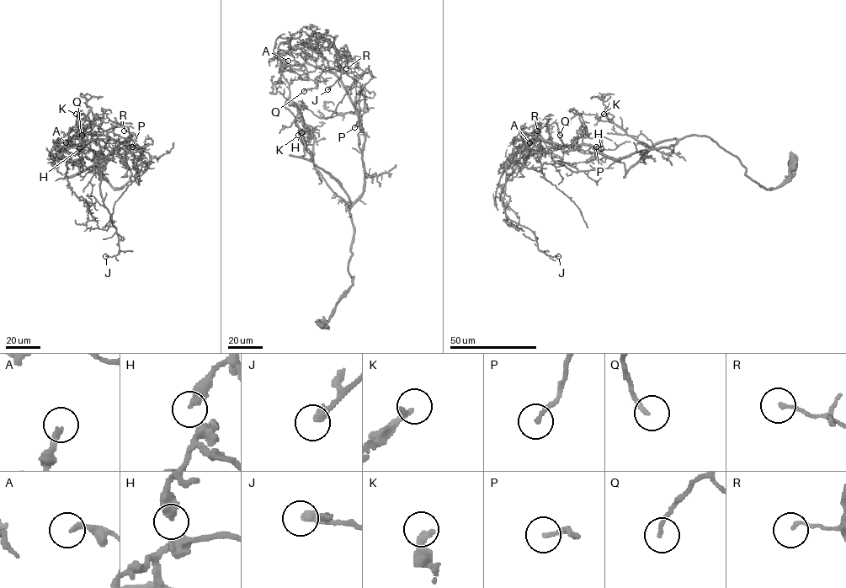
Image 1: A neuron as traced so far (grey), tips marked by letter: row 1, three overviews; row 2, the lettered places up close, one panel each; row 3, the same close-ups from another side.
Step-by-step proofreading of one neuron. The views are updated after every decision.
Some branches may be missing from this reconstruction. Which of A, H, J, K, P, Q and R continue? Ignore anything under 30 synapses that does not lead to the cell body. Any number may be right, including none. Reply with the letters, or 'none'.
J, K, Q

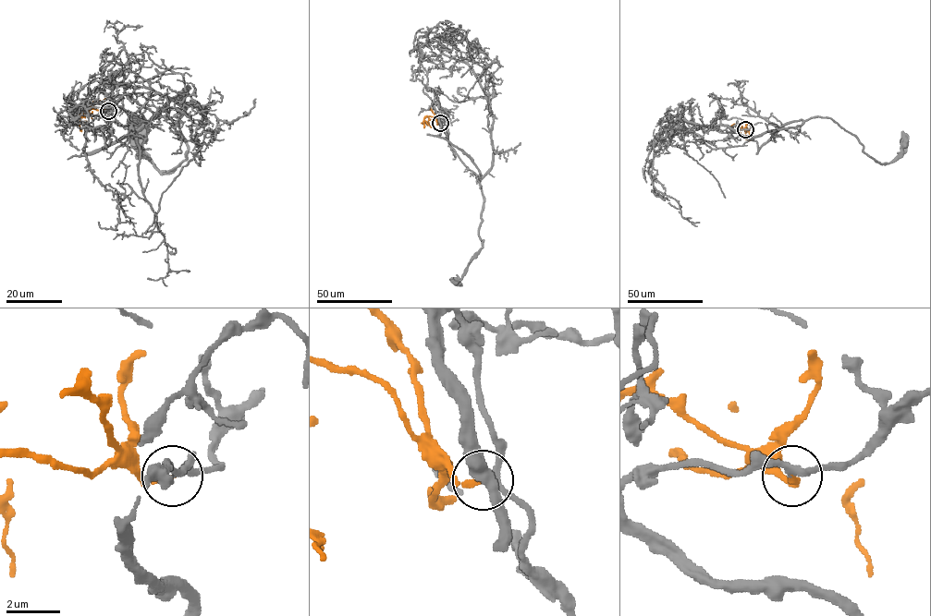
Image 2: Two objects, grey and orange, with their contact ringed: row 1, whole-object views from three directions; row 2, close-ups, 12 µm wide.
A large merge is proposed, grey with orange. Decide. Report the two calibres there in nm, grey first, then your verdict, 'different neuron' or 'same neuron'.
190 nm thick on the grey side, 200 nm on the other; same neuron

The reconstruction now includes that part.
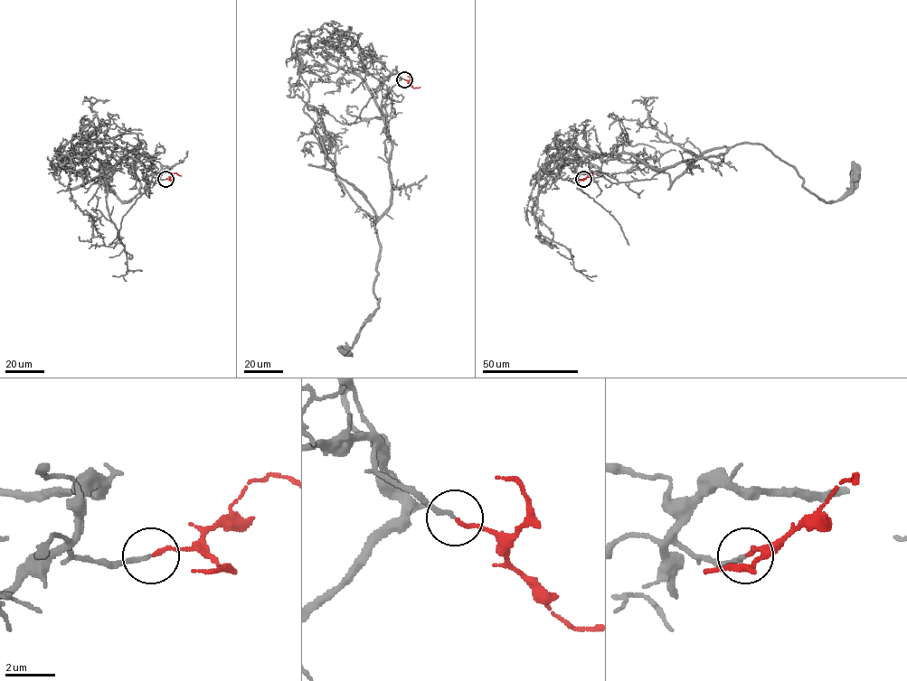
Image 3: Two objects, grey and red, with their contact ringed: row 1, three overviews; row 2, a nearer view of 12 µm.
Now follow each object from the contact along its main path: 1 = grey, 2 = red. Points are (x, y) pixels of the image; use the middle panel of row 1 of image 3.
1: (404, 79), (399, 74), (385, 102), (392, 198), (375, 225), (378, 307), (345, 351)
2: (404, 79), (412, 87), (420, 87)

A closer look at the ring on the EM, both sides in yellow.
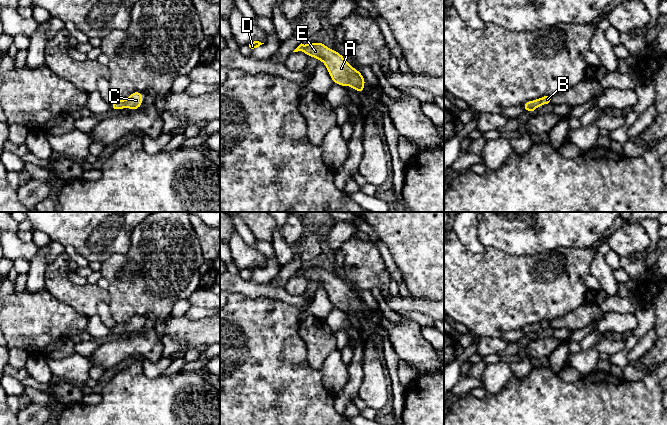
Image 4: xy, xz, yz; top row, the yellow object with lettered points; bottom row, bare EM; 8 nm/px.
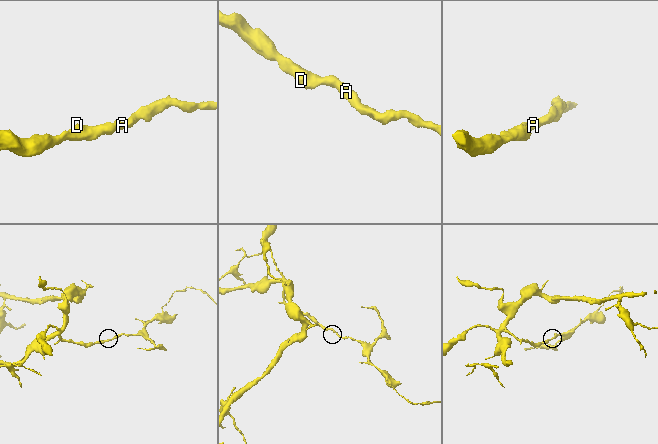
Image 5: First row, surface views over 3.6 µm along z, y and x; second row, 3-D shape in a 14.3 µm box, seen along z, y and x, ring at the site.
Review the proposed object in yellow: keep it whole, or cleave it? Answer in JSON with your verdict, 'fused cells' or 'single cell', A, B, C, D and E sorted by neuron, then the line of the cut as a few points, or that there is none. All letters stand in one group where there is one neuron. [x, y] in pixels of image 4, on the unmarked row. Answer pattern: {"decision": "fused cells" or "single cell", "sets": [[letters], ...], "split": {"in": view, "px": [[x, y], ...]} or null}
{"decision": "single cell", "sets": [["A", "B", "C", "D", "E"]], "split": null}

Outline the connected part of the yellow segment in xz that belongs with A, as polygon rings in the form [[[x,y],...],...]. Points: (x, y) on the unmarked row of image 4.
[[[314,266],[307,269],[300,268],[293,276],[302,275],[309,281],[321,284],[334,307],[346,311],[350,309],[352,313],[360,318],[364,315],[365,303],[362,298],[352,292],[350,288],[339,277],[320,266]]]

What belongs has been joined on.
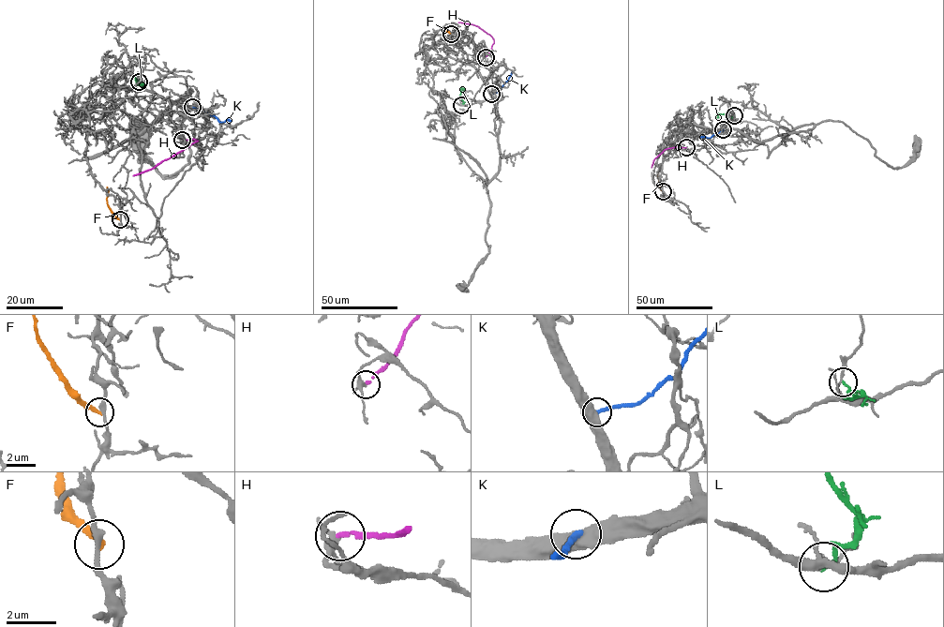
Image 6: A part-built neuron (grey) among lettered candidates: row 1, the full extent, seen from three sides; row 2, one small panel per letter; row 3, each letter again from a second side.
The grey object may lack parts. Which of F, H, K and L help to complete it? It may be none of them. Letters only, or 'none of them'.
none of them

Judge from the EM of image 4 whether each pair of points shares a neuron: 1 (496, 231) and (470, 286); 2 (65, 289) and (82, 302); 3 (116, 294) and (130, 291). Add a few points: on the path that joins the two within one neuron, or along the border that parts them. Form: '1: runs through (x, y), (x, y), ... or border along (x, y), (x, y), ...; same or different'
1: border along (486, 246), (494, 246), (511, 254); different
2: runs through (69, 293), (78, 298); same
3: runs through (119, 294), (127, 294); same

